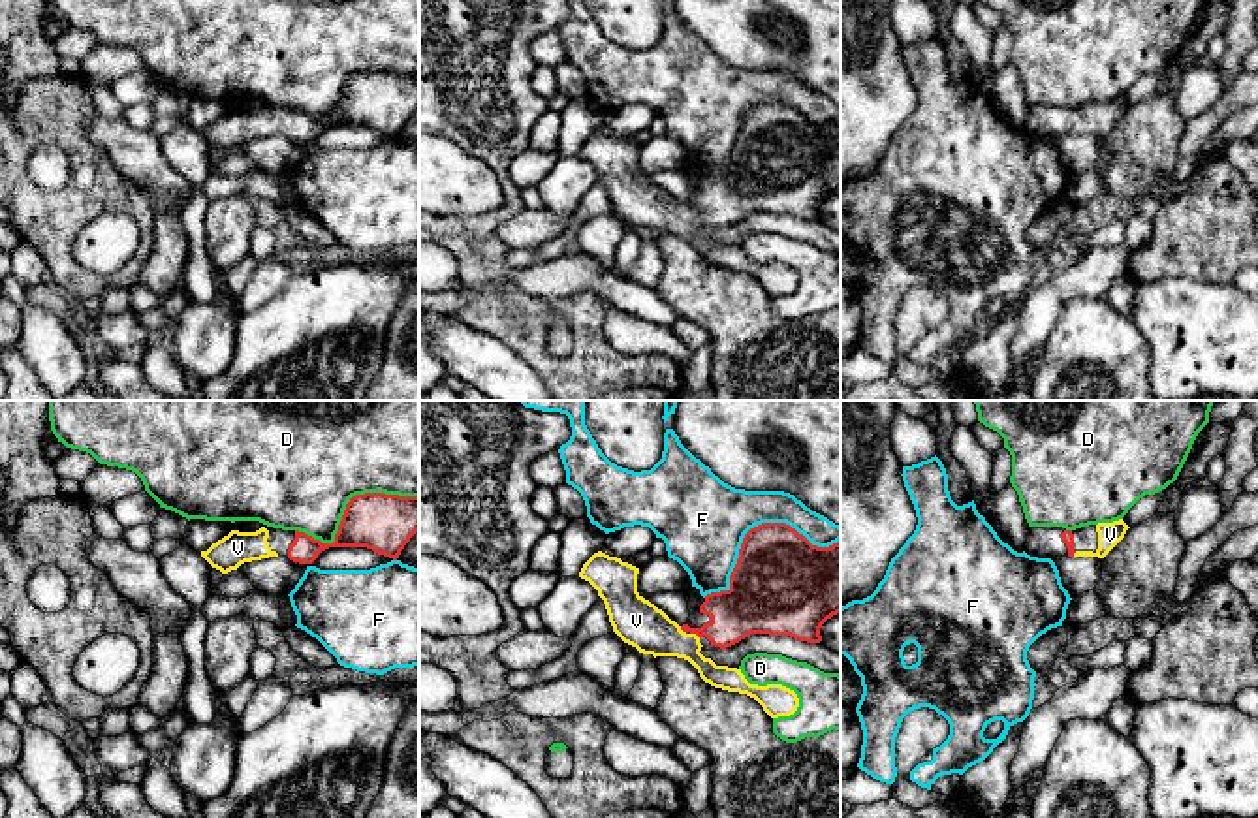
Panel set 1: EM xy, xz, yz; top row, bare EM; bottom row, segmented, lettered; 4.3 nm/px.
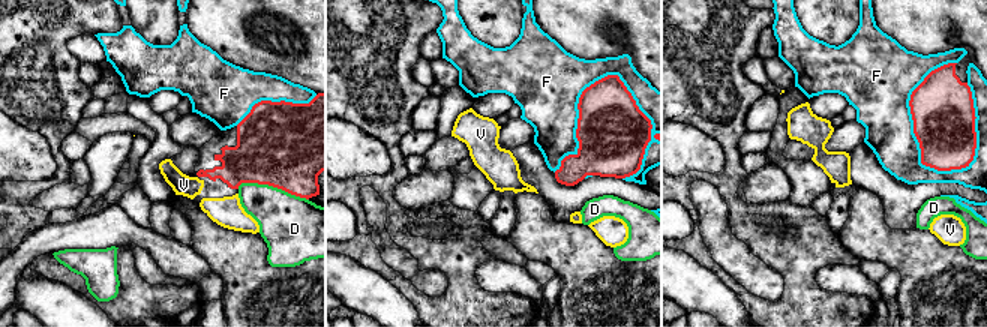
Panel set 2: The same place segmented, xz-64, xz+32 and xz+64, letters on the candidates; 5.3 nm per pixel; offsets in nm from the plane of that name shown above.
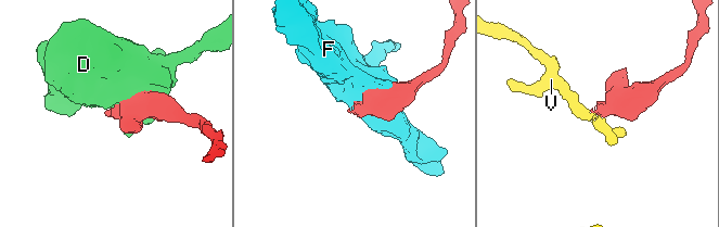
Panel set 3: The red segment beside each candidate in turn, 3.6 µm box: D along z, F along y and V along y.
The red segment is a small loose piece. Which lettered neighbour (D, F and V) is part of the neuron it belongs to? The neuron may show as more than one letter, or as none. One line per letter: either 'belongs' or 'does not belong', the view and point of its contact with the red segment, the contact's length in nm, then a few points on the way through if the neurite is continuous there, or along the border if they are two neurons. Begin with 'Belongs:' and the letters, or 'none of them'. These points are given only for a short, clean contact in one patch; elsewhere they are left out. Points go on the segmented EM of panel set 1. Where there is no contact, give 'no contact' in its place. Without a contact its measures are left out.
Belongs: V
D: does not belong; meets red in xy at (346, 504); contact 550 nm long
F: does not belong; meets red in xz at (754, 527); contact 650 nm long
V: belongs; meets red in xz at (694, 632); contact 50 nm long; runs through xz (747, 608), (723, 630), (694, 632), (659, 636), (638, 623)

